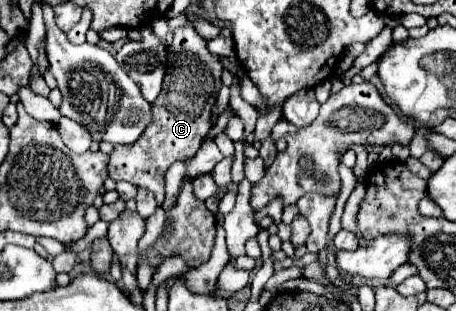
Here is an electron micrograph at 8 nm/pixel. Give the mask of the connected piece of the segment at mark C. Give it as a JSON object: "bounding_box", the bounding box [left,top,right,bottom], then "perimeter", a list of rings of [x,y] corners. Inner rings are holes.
{"bounding_box":[109,26,223,204],"perimeter":[[[193,26],[173,30],[173,40],[167,44],[167,54],[171,60],[167,62],[163,90],[151,104],[155,122],[147,126],[147,130],[139,136],[139,142],[115,146],[115,150],[109,154],[109,176],[115,182],[127,180],[139,188],[151,190],[159,204],[165,198],[163,176],[169,166],[177,160],[189,160],[195,156],[195,150],[199,150],[203,136],[211,130],[209,112],[221,88],[223,72],[219,56],[209,52],[207,40],[201,38]]]}

